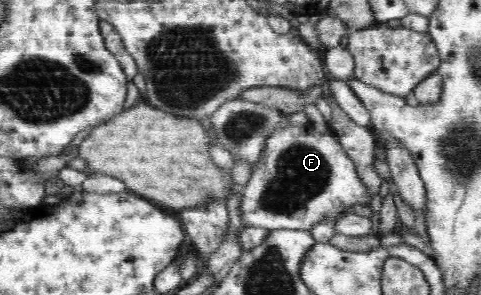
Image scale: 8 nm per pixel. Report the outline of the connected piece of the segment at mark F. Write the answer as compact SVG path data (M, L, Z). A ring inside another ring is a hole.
M309 122L298 126L283 126L280 123L264 139L263 150L256 165L252 167L251 177L242 194L241 220L243 226L249 227L310 231L317 222L325 218L341 218L349 206L368 206L371 199L369 187L362 181L354 159L343 150L342 142L339 142L331 128L319 130L319 126L312 126Z

